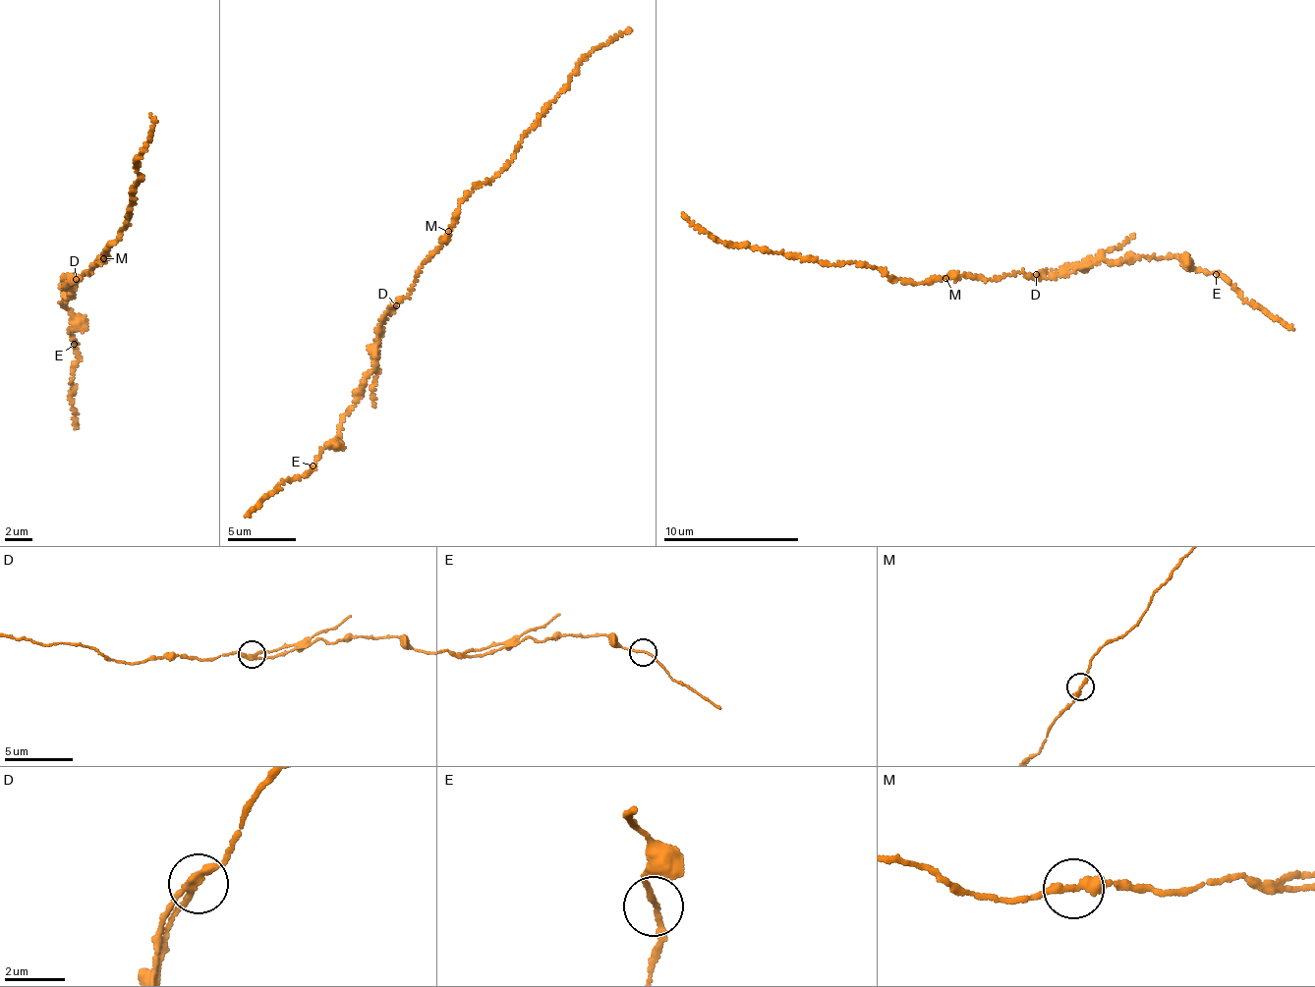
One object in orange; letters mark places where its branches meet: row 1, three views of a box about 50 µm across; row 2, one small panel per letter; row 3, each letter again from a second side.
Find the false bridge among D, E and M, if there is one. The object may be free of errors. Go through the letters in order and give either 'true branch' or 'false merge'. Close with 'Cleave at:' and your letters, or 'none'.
D: false merge
E: true branch
M: true branch
Cleave at: D

